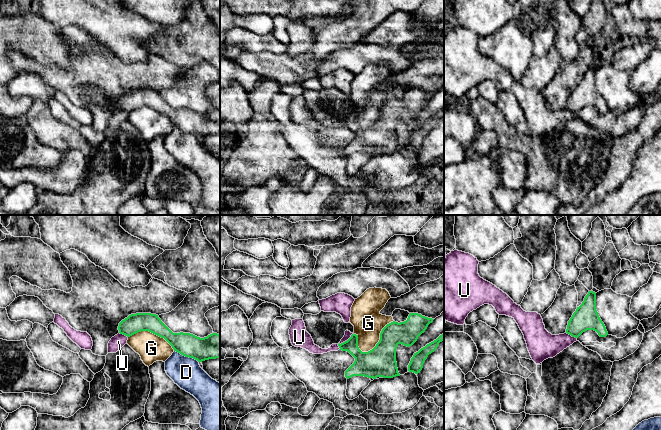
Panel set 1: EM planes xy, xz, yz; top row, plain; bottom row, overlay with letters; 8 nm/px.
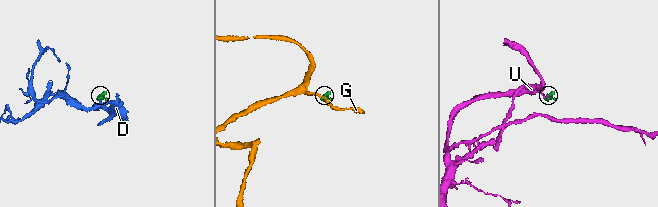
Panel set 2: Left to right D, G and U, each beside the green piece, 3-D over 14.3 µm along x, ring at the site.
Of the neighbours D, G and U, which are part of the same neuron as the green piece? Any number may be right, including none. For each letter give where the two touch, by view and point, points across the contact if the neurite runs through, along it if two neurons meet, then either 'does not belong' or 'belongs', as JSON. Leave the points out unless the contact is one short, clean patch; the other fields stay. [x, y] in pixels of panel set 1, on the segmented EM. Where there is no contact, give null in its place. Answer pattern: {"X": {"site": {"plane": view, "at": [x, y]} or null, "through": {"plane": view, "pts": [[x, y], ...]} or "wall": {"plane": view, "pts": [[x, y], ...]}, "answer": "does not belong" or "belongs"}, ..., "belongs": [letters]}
{"D": {"site": {"plane": "xy", "at": [186, 356]}, "wall": {"plane": "xy", "pts": [[174, 350], [185, 356], [192, 357], [198, 362]]}, "answer": "does not belong"}, "G": {"site": {"plane": "xz", "at": [379, 340]}, "answer": "does not belong"}, "U": {"site": {"plane": "xz", "at": [343, 342]}, "wall": {"plane": "xz", "pts": [[352, 333], [346, 340], [338, 344], [338, 349]]}, "answer": "does not belong"}, "belongs": []}

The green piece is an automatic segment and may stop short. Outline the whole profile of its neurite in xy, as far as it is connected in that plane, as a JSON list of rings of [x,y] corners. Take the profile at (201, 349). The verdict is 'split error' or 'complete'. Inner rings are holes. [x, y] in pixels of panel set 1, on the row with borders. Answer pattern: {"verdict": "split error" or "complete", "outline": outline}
{"verdict": "complete", "outline": [[[131,314],[119,323],[120,334],[130,337],[141,331],[149,331],[164,338],[174,351],[198,362],[220,358],[220,335],[212,333],[200,338],[190,333],[173,333],[156,314]]]}

